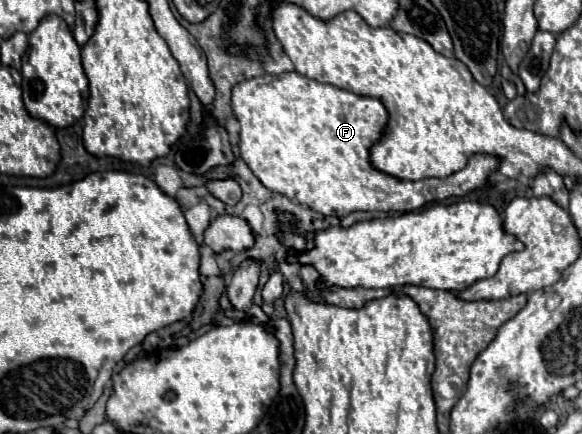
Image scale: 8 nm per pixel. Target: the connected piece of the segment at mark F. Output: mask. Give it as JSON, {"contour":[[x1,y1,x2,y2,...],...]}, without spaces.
{"contour":[[285,72,271,84,263,84,263,78,253,78,233,88,233,112,241,124,239,132,239,154,253,170,253,174,271,192,283,194,309,206,325,216,343,218,355,210,381,210,381,212,411,212,431,202,441,202,451,196,465,196,473,190,489,186,489,176,497,172,499,158,491,154,473,154,467,166,447,178,425,178,417,182,399,180,371,166,369,148,381,140,387,126,387,108,377,98,357,96,353,92,309,80,297,72]]}

